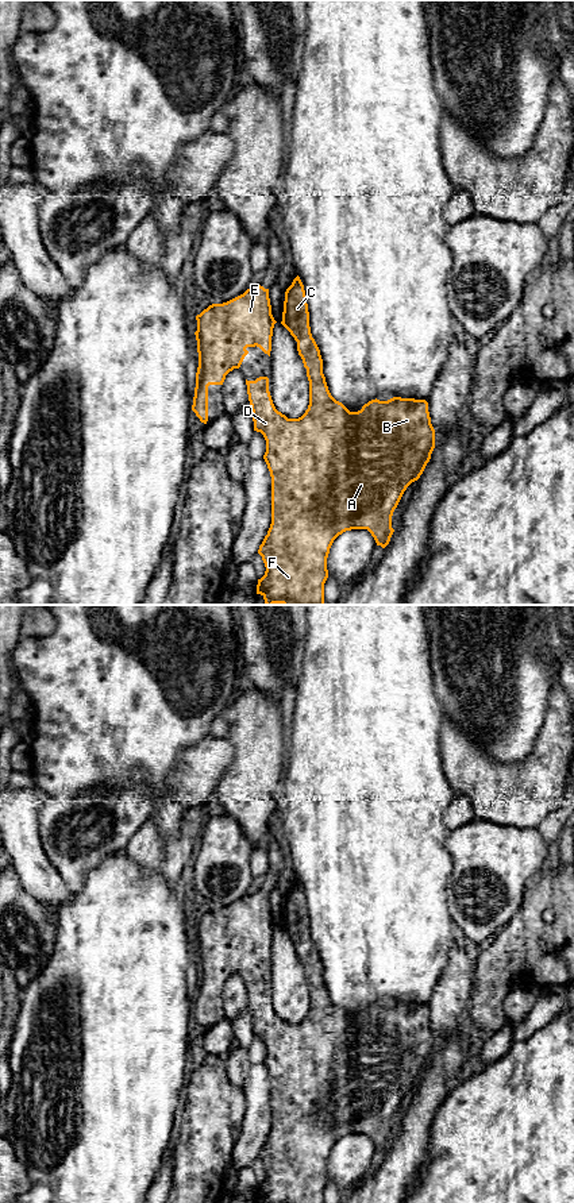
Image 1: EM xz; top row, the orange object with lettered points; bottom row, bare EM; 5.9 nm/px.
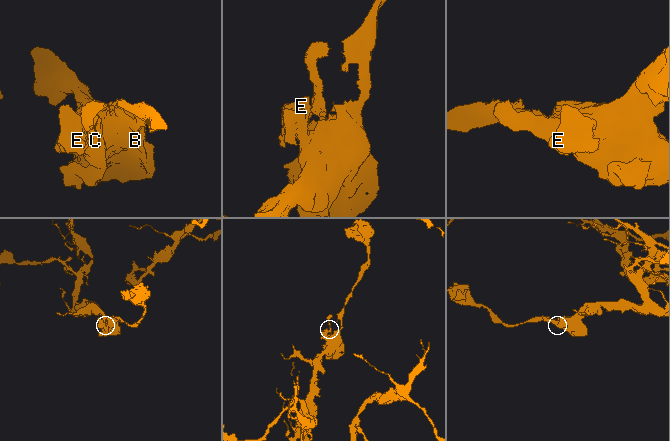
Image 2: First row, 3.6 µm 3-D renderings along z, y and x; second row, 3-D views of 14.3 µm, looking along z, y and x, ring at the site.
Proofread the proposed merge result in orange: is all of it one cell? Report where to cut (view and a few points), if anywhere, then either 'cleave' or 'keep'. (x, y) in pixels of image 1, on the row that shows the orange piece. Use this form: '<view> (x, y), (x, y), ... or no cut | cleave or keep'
no cut | keep

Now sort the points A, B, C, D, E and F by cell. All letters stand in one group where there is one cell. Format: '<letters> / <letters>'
A B C D E F

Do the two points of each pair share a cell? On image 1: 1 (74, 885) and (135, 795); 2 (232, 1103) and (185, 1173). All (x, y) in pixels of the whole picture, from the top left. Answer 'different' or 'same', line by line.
1: same
2: same

